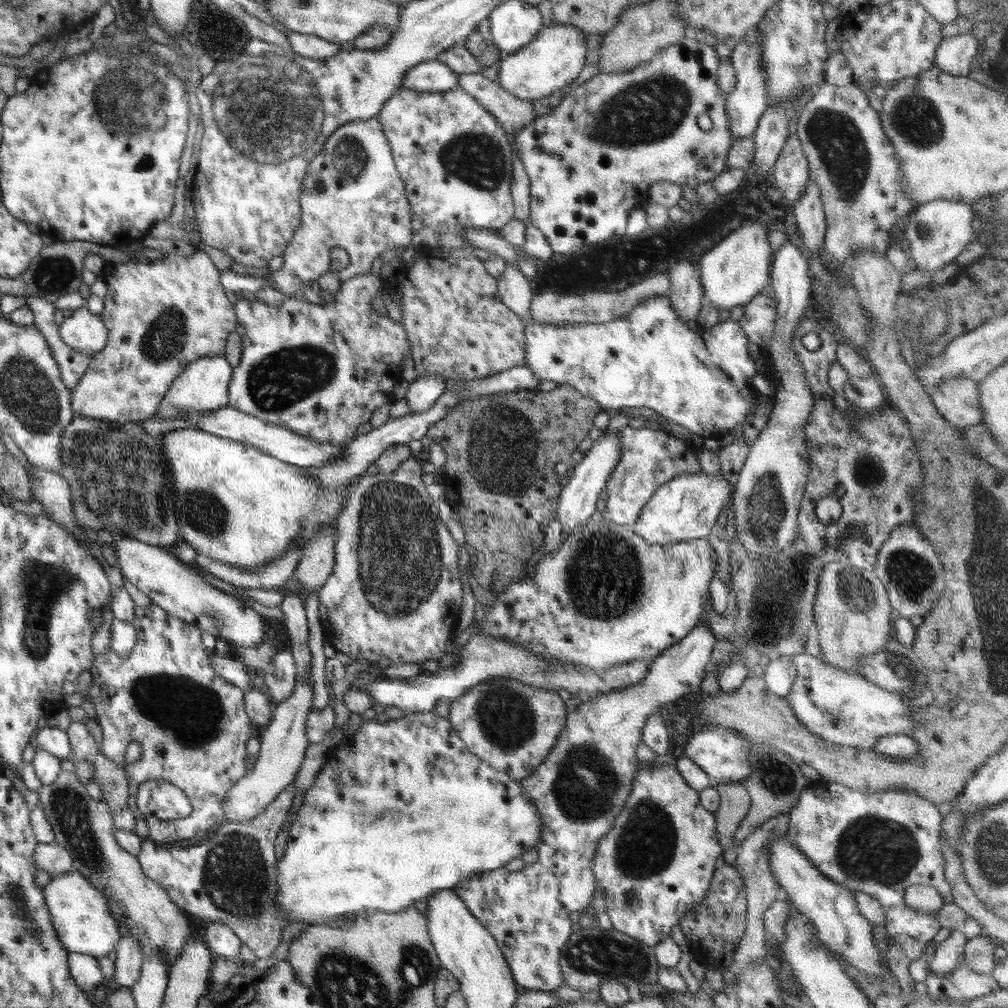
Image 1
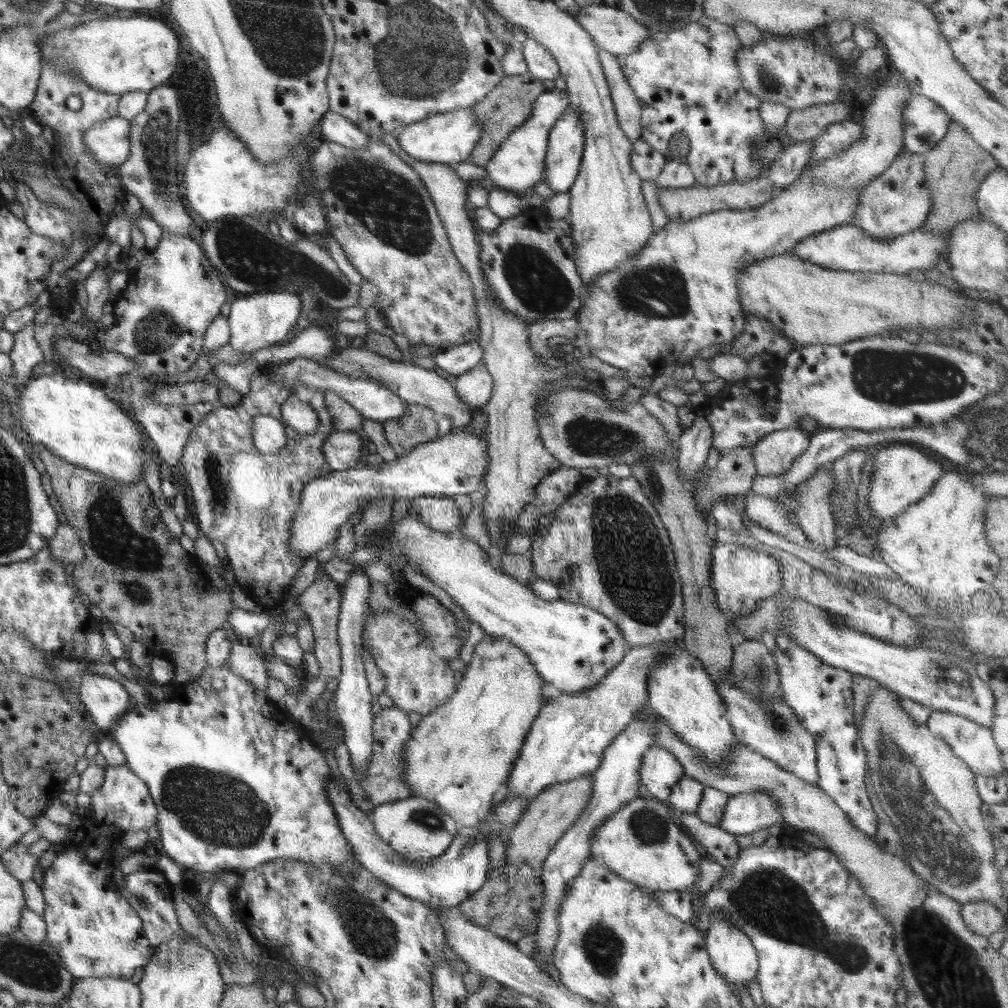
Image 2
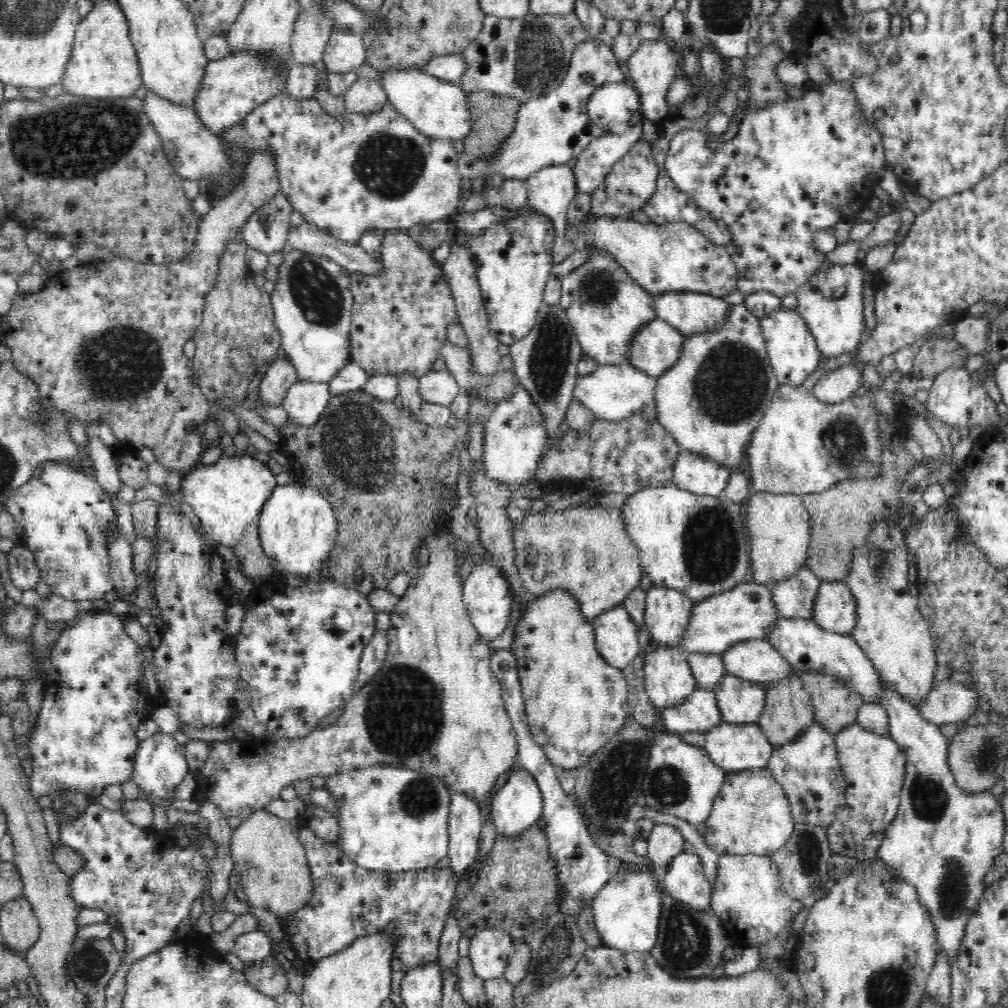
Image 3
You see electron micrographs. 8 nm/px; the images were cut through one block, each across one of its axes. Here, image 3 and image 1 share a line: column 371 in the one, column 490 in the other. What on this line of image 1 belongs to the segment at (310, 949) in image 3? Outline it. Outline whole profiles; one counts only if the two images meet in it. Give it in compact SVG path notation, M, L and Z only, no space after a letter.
M704 610L698 624L686 637L682 638L678 644L674 644L673 646L670 646L670 648L664 650L663 654L660 654L654 661L650 661L648 674L640 683L628 685L627 687L623 687L623 689L618 689L616 691L596 694L596 698L592 698L592 702L584 702L584 704L578 705L570 714L567 714L567 724L564 725L564 728L560 731L554 746L550 749L544 762L542 762L540 766L536 766L536 771L532 775L528 776L525 780L518 782L519 786L522 788L524 798L536 808L537 816L541 821L540 826L543 826L543 828L540 829L540 839L538 840L537 846L535 846L536 851L538 851L538 860L532 864L526 863L526 868L521 871L509 871L504 866L499 869L494 869L493 871L479 872L472 875L467 881L456 883L452 888L454 894L460 898L461 902L464 902L465 908L496 939L498 947L500 947L500 950L510 967L510 971L512 971L512 977L514 977L514 981L516 981L516 984L522 991L530 990L550 993L551 990L556 990L556 988L564 986L564 974L561 973L562 969L560 969L559 963L560 952L562 946L564 946L564 943L570 938L572 931L576 928L570 921L569 916L574 911L584 912L588 910L590 899L592 899L592 895L594 895L594 891L596 891L596 887L598 887L599 883L596 882L594 872L592 872L592 859L594 859L594 854L600 838L603 838L610 831L610 827L614 825L616 816L624 809L626 800L630 795L634 775L636 775L638 764L640 763L638 762L638 758L636 758L636 747L638 747L638 743L641 742L642 729L644 728L645 722L658 705L675 705L684 699L685 696L688 696L688 694L700 693L702 690L702 681L706 675L707 667L711 662L710 656L712 656L711 652L714 650L714 644L716 644L714 633L710 631L710 627L706 625L706 622L708 622L708 617L706 617L706 610Z

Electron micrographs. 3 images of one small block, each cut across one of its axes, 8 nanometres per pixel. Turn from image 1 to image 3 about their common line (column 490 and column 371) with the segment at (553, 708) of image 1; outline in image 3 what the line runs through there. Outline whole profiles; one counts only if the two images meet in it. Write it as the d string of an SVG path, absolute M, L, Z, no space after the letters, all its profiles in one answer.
M438 530L438 534L427 534L419 545L419 554L417 556L417 566L411 567L410 572L414 573L414 577L408 586L406 592L399 598L394 610L391 610L391 624L387 633L389 647L386 660L380 672L376 673L374 680L370 680L358 694L354 694L356 698L348 700L348 706L344 708L344 714L334 723L326 724L322 728L313 730L310 734L295 739L277 738L274 742L259 742L257 740L235 740L213 741L210 742L210 754L204 762L204 766L200 772L196 774L197 789L195 790L194 799L197 802L212 802L216 804L225 818L238 817L241 821L248 819L255 811L264 809L270 802L279 800L282 790L297 781L310 780L311 776L328 776L341 774L342 771L361 770L368 766L380 765L384 766L404 766L410 770L424 770L430 775L436 776L446 787L450 793L464 793L467 798L472 798L481 810L489 810L491 814L492 804L492 788L496 784L498 778L502 774L511 771L515 762L518 762L517 736L512 726L512 721L507 715L507 710L503 701L502 689L499 680L493 675L490 668L490 659L492 649L488 647L488 641L478 634L475 626L471 623L466 605L463 603L463 584L460 578L460 562L458 562L458 551L454 547L452 535L448 532Z

